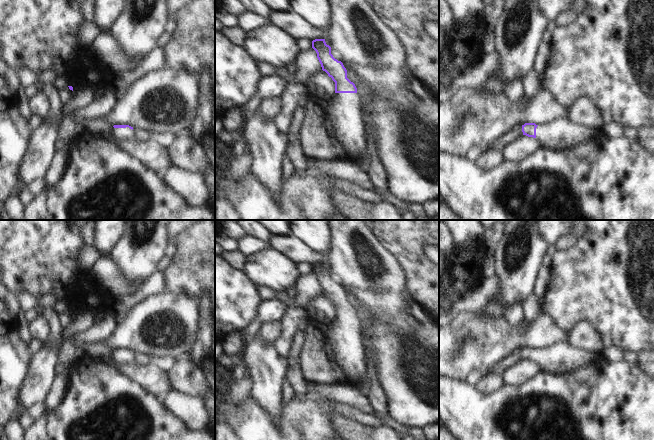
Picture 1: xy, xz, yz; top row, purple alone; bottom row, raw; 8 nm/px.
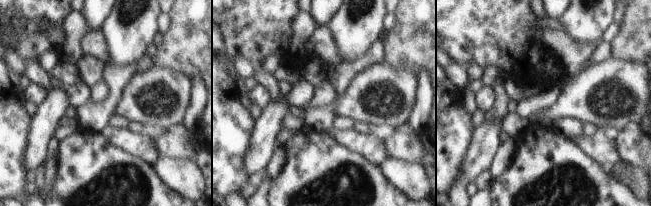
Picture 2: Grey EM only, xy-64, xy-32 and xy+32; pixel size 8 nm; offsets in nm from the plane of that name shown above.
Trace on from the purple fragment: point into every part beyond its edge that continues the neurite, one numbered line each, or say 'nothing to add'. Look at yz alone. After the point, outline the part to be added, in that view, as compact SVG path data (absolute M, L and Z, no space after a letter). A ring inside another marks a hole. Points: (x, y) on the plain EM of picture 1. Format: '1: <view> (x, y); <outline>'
1: yz (563, 358); M560 342L536 352L536 364L541 371L551 374L569 373L584 366L594 364L597 355Z

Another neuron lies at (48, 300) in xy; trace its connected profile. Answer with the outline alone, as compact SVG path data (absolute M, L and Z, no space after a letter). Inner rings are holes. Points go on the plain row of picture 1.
M49 291L41 295L38 299L35 300L35 304L39 309L38 313L40 314L45 308L58 308L59 301L57 300L53 291Z

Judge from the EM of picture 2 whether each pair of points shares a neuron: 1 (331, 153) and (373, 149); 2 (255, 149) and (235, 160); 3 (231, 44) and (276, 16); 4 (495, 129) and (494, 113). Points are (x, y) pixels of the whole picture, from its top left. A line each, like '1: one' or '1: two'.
1: two
2: two
3: one
4: two

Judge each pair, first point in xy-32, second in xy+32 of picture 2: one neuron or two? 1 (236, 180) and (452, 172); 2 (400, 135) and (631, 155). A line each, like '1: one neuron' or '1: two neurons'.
1: one neuron
2: one neuron

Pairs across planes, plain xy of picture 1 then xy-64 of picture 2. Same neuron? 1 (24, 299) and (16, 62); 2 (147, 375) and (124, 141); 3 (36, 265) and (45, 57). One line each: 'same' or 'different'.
1: same
2: same
3: different

